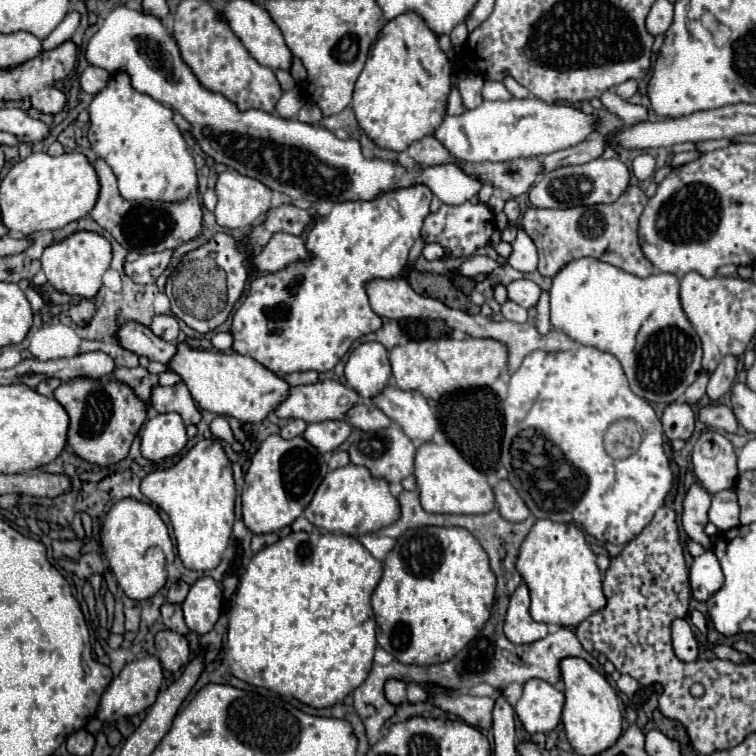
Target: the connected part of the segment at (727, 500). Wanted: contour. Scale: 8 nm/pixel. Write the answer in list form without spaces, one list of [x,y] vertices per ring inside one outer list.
[[[722,490],[712,496],[712,508],[710,508],[710,522],[718,526],[720,530],[730,530],[740,526],[738,520],[740,506],[734,490]]]

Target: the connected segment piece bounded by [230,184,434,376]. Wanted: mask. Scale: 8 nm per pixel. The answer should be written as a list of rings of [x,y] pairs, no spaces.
[[[416,184],[416,186],[410,186],[410,188],[396,188],[396,190],[390,190],[390,192],[384,192],[380,196],[376,196],[374,200],[346,200],[346,202],[338,202],[334,204],[332,212],[324,218],[318,218],[312,232],[308,234],[308,252],[312,252],[312,260],[308,260],[308,264],[290,264],[288,268],[284,268],[284,272],[274,272],[274,274],[262,274],[258,278],[254,278],[250,282],[250,292],[246,296],[246,300],[242,302],[242,306],[236,310],[234,314],[234,320],[232,320],[232,326],[230,326],[230,334],[234,338],[234,350],[238,354],[244,354],[244,356],[252,356],[254,360],[258,360],[260,364],[264,364],[268,370],[272,370],[276,376],[286,376],[290,372],[308,372],[308,370],[316,370],[316,372],[328,372],[332,370],[338,360],[340,360],[340,354],[344,356],[350,346],[364,334],[370,334],[370,332],[376,332],[380,326],[382,326],[382,318],[376,316],[368,304],[368,294],[366,294],[366,288],[364,284],[372,278],[386,278],[386,280],[392,280],[392,278],[398,278],[408,262],[408,252],[412,248],[412,244],[416,242],[416,238],[420,236],[420,230],[422,230],[422,222],[424,218],[428,216],[430,212],[430,200],[432,200],[432,190],[424,184]]]

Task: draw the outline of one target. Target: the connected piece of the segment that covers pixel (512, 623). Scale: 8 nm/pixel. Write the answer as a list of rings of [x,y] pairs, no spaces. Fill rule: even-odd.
[[[522,582],[510,598],[510,606],[504,620],[504,634],[514,644],[532,644],[548,634],[548,626],[534,622],[530,612],[530,592]]]

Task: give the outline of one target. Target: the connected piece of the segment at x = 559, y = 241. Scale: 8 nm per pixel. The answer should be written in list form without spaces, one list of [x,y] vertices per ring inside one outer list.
[[[630,186],[614,204],[596,204],[596,206],[574,206],[566,210],[550,210],[550,208],[534,208],[530,206],[522,216],[522,228],[526,234],[534,240],[540,256],[538,272],[542,276],[556,276],[566,264],[584,258],[594,256],[602,262],[608,262],[612,266],[618,266],[634,276],[650,276],[654,274],[654,266],[646,256],[642,254],[640,242],[638,242],[638,220],[640,214],[648,202],[646,194],[638,188]]]

